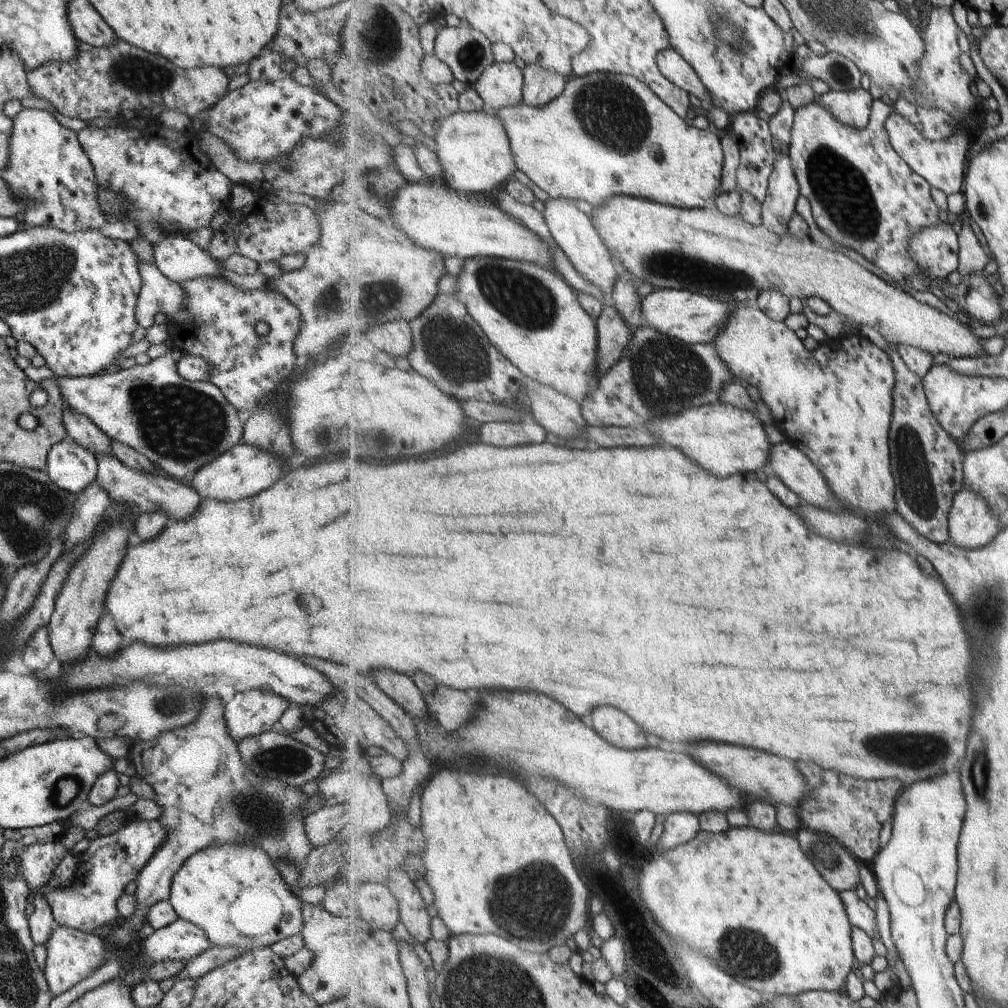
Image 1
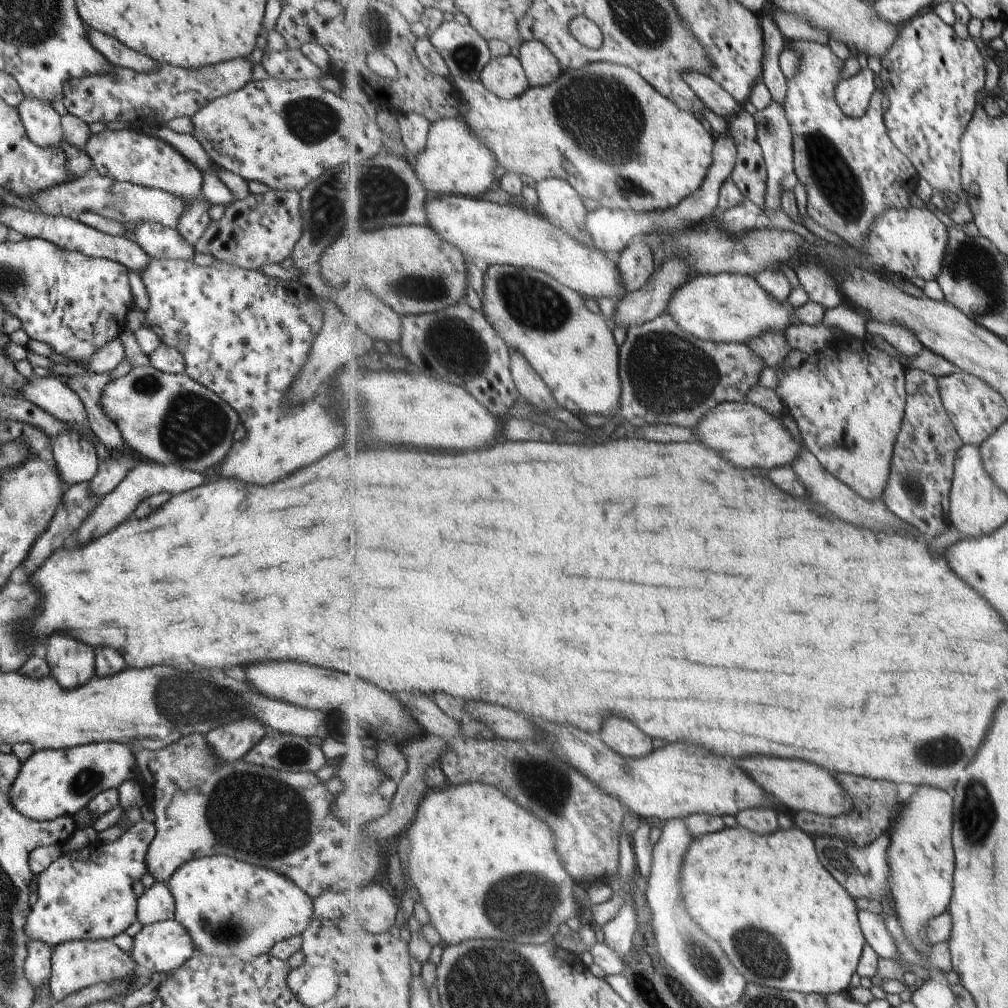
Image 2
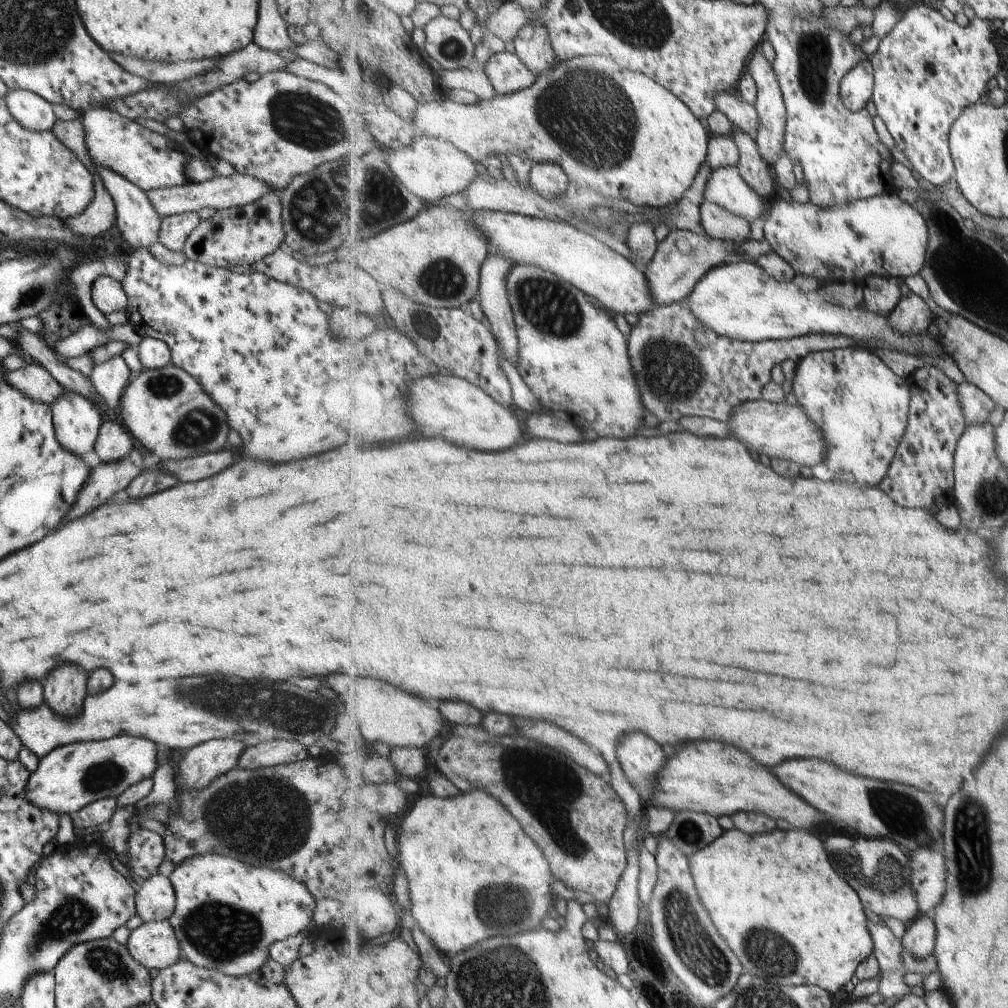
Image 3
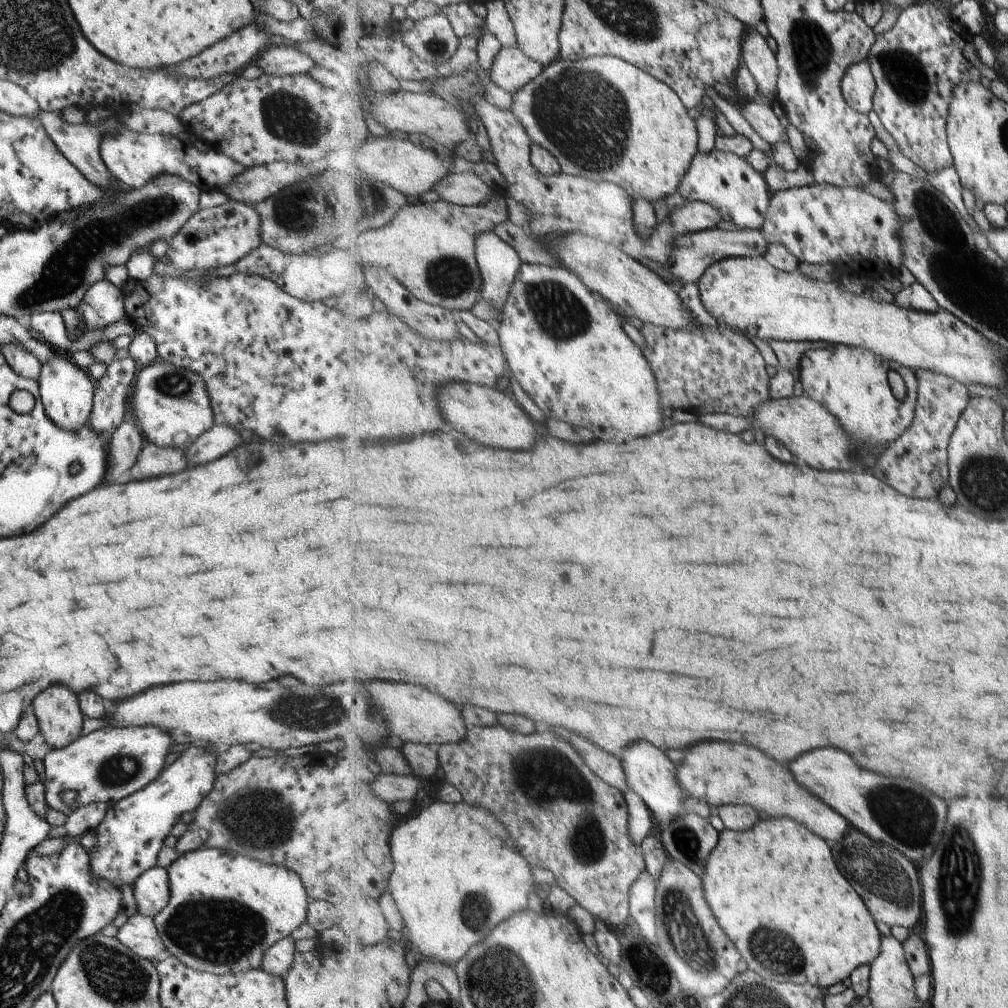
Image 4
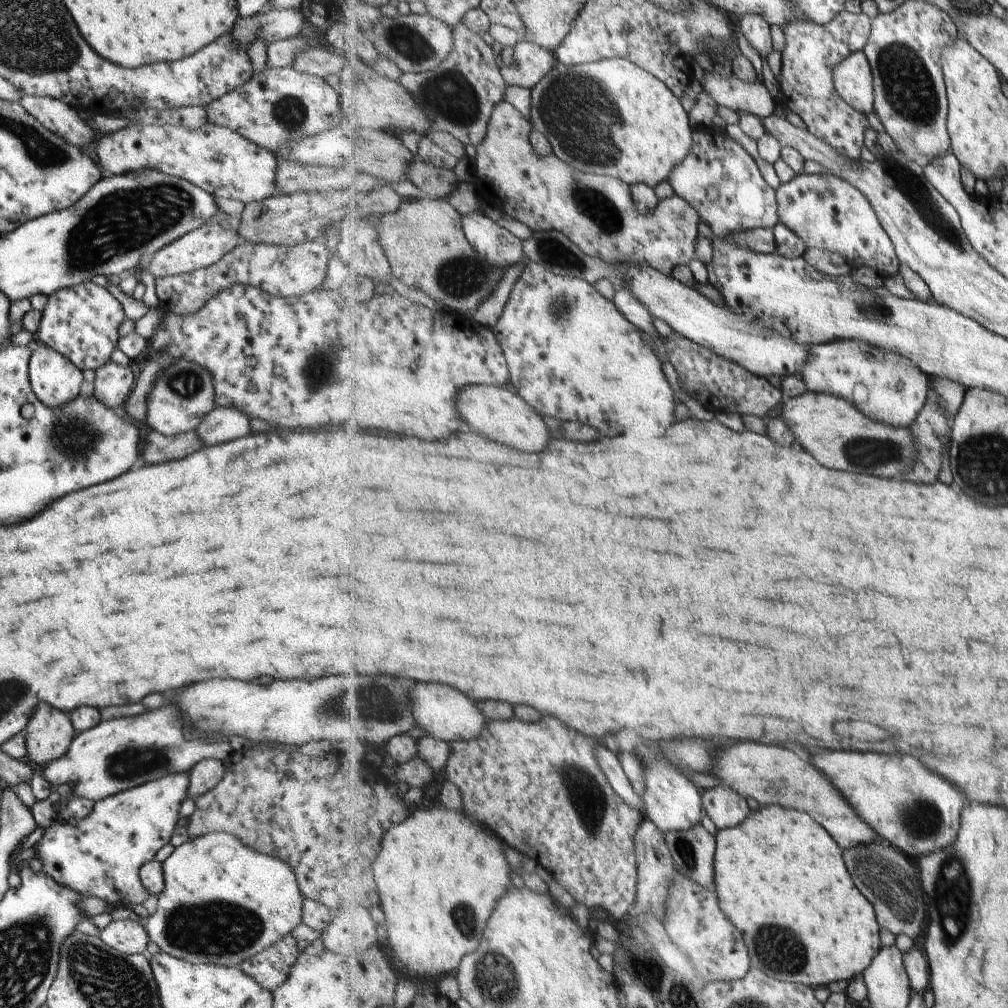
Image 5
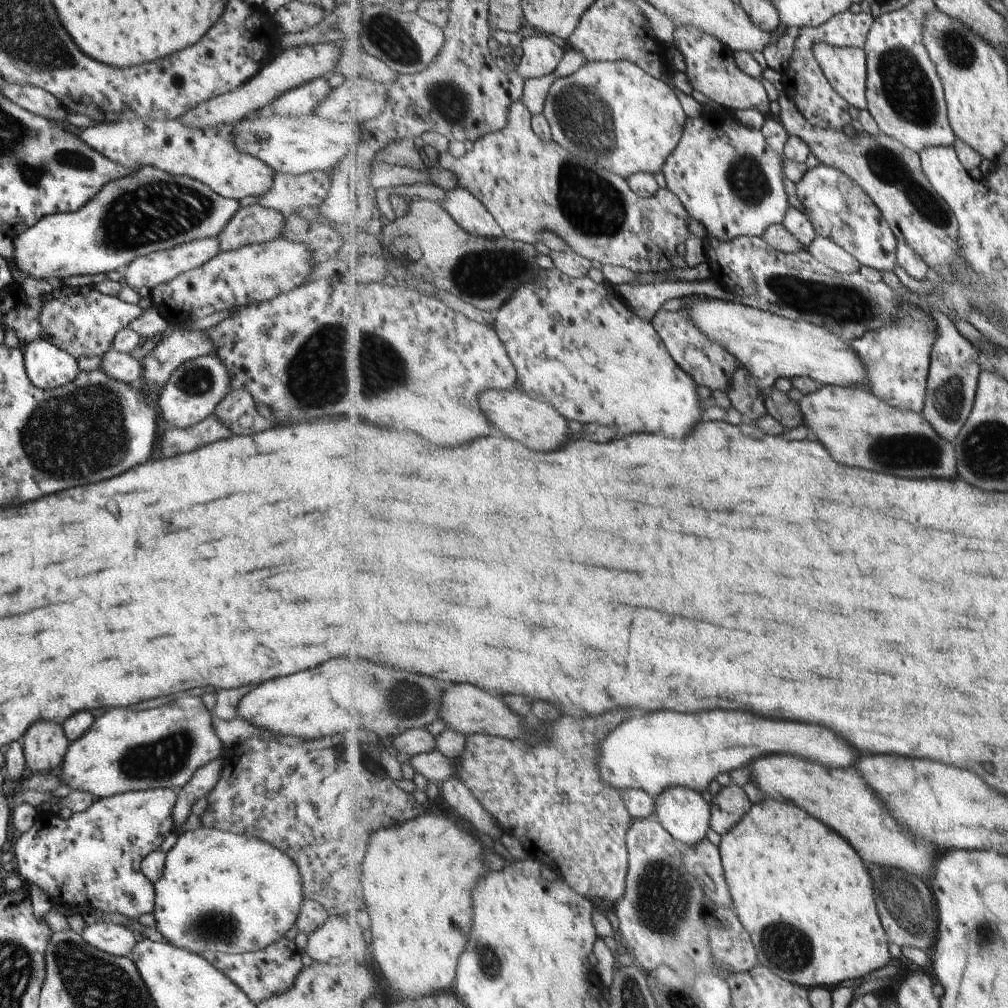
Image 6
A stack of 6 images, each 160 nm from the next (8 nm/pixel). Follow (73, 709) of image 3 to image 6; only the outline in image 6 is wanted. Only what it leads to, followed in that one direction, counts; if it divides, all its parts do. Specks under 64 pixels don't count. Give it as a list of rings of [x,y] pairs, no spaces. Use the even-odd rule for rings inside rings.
[[[33,722],[20,738],[27,772],[45,774],[61,764],[68,740],[55,722]]]

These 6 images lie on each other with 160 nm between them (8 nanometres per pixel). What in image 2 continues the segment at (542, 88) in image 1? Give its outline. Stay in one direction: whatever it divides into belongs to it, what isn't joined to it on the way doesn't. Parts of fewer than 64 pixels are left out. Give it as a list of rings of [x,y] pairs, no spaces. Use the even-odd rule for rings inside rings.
[[[532,38],[526,41],[518,53],[526,71],[530,87],[549,86],[557,82],[563,69],[562,64],[543,42]]]

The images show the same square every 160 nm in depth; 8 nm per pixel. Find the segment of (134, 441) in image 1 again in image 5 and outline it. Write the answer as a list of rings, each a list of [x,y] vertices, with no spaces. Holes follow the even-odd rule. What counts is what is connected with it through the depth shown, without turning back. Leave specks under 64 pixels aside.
[[[177,359],[161,371],[146,402],[145,424],[152,431],[170,437],[193,431],[214,406],[214,388],[209,372],[197,363]]]

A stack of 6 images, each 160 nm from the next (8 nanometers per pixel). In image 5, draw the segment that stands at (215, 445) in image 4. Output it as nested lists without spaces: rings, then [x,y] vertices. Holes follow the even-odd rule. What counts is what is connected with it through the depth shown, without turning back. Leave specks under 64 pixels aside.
[[[215,407],[207,413],[194,428],[194,433],[205,446],[221,444],[227,440],[249,434],[249,418],[237,409]]]

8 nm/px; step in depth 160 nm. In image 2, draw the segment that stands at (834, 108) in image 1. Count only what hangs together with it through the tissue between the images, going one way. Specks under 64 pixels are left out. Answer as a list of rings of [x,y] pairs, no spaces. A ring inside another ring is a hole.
[[[866,67],[838,84],[836,99],[847,115],[862,118],[869,110],[875,90],[875,74]]]

